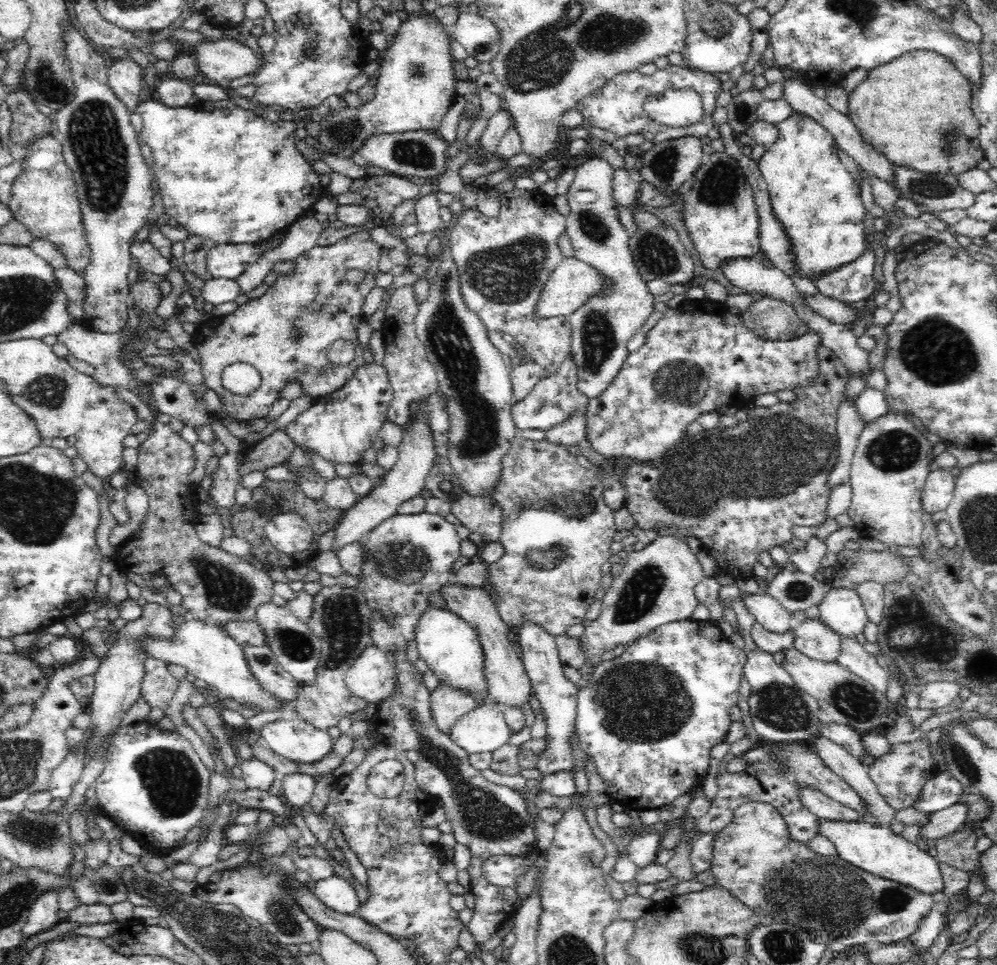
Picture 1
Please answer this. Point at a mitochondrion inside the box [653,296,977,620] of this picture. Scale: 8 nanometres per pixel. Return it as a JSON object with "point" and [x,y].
{"point":[895,450]}

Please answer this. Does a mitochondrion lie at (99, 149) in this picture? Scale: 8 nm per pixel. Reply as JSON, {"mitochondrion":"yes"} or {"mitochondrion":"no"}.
{"mitochondrion":"yes"}

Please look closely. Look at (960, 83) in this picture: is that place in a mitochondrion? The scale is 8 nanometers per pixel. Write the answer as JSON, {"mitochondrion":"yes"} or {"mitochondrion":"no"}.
{"mitochondrion":"no"}

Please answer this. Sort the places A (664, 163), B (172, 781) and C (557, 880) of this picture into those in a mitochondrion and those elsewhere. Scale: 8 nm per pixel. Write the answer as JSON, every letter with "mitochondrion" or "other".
{"A":"mitochondrion","B":"mitochondrion","C":"other"}

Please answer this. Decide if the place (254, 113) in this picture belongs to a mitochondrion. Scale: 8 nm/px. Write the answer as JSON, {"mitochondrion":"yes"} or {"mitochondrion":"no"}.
{"mitochondrion":"no"}

